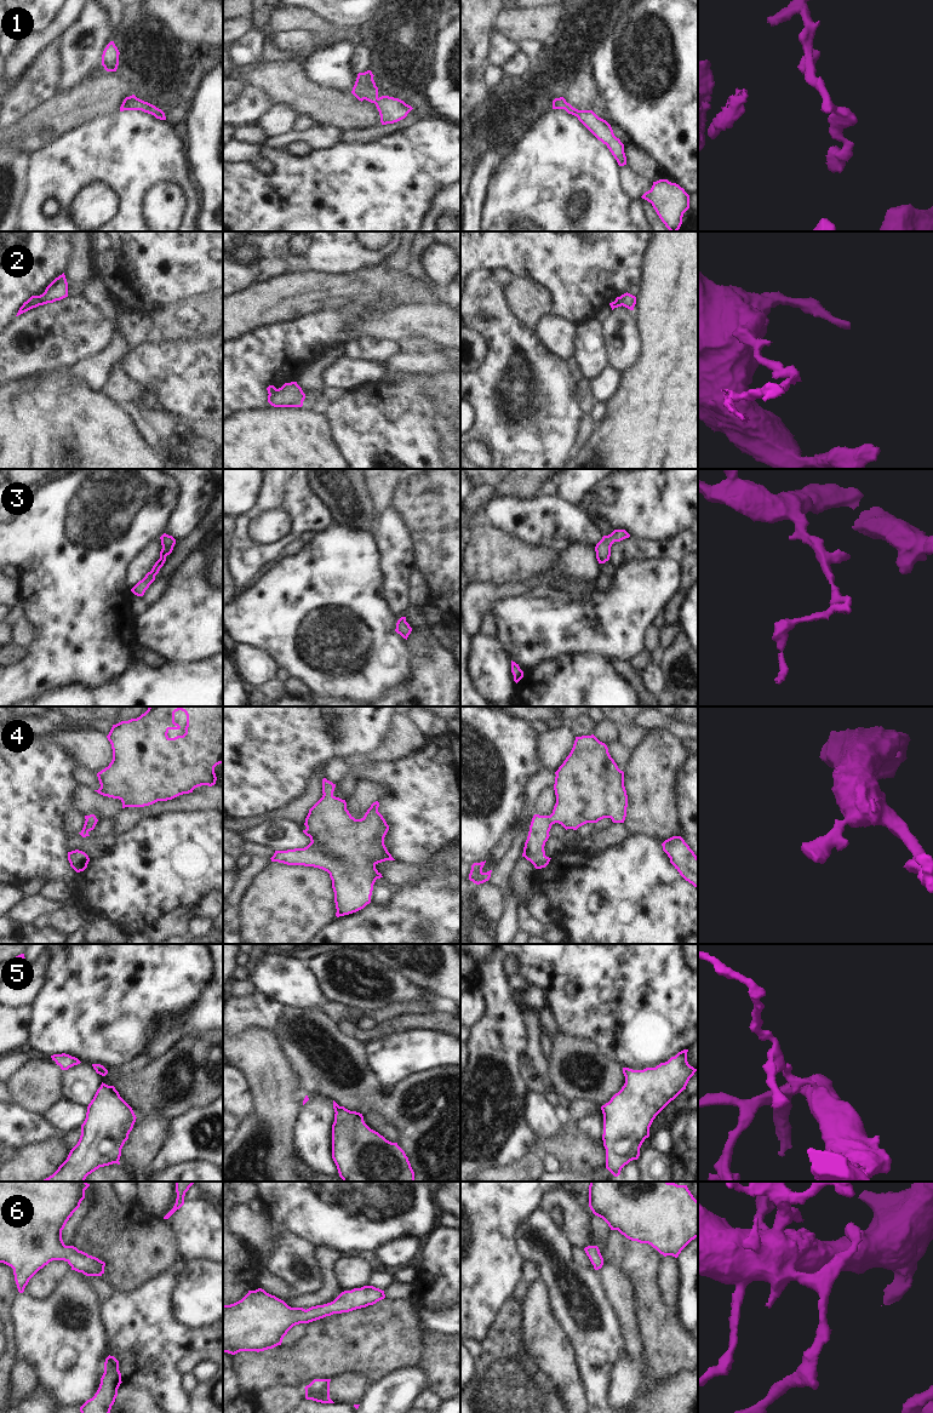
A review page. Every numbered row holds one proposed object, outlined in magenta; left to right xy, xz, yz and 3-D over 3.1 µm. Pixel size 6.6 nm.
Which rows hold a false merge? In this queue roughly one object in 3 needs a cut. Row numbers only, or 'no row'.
2

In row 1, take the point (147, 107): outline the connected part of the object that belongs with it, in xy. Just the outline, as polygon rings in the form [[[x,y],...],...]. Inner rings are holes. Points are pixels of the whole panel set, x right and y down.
[[[134,95],[126,97],[120,107],[120,111],[124,110],[142,110],[144,113],[154,115],[156,119],[166,120],[165,113],[155,105],[137,98]]]

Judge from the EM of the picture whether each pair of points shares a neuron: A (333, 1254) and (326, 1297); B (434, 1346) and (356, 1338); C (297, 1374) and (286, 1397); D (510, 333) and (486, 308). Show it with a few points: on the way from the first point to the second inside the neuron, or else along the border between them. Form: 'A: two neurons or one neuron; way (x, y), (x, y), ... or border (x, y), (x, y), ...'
A: one neuron; way (331, 1265), (331, 1286)
B: two neurons; border (425, 1333), (425, 1351), (418, 1363)
C: two neurons; border (303, 1386), (274, 1385), (264, 1391)
D: one neuron; way (504, 327), (492, 314)

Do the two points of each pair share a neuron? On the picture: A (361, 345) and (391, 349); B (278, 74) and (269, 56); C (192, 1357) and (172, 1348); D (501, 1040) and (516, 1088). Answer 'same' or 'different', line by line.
A: same
B: different
C: different
D: same

